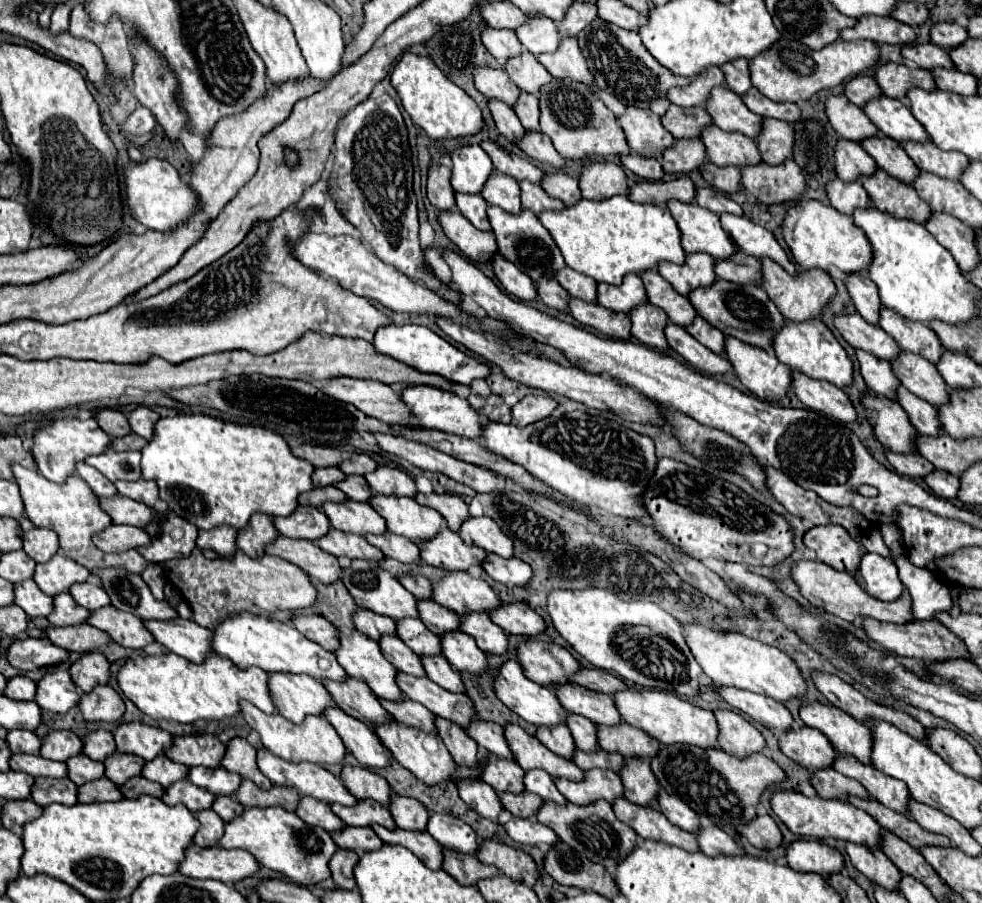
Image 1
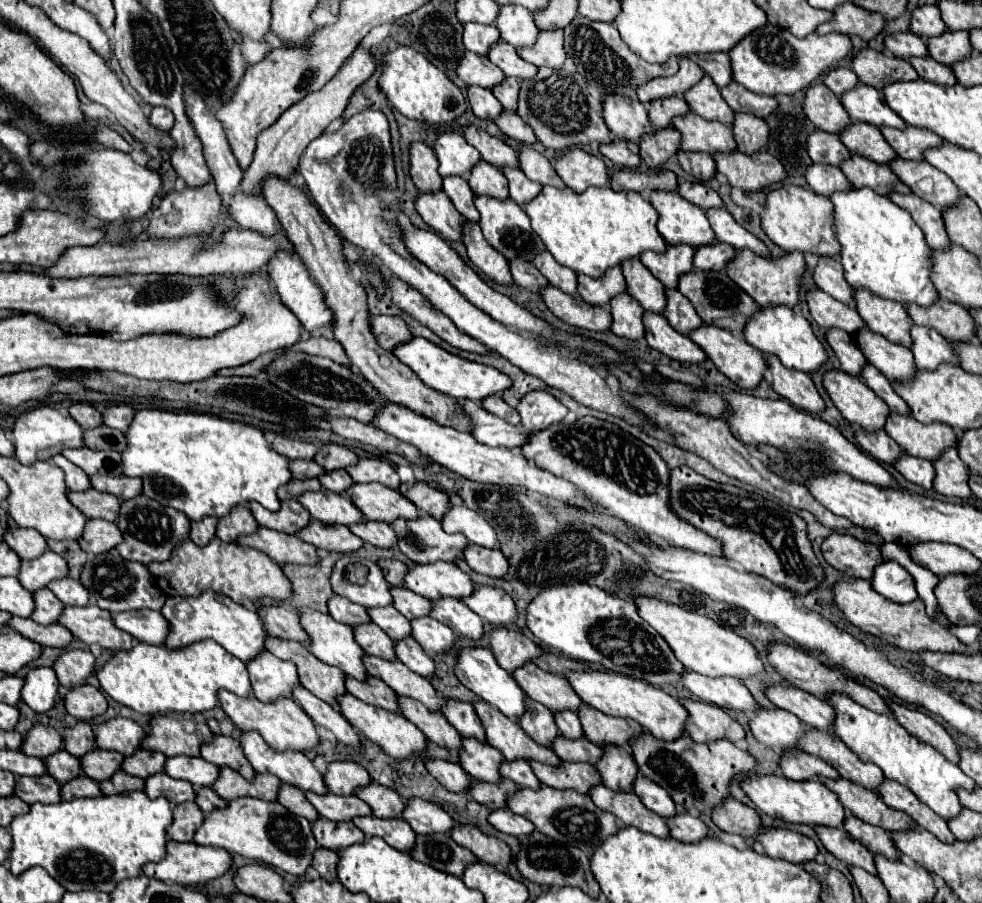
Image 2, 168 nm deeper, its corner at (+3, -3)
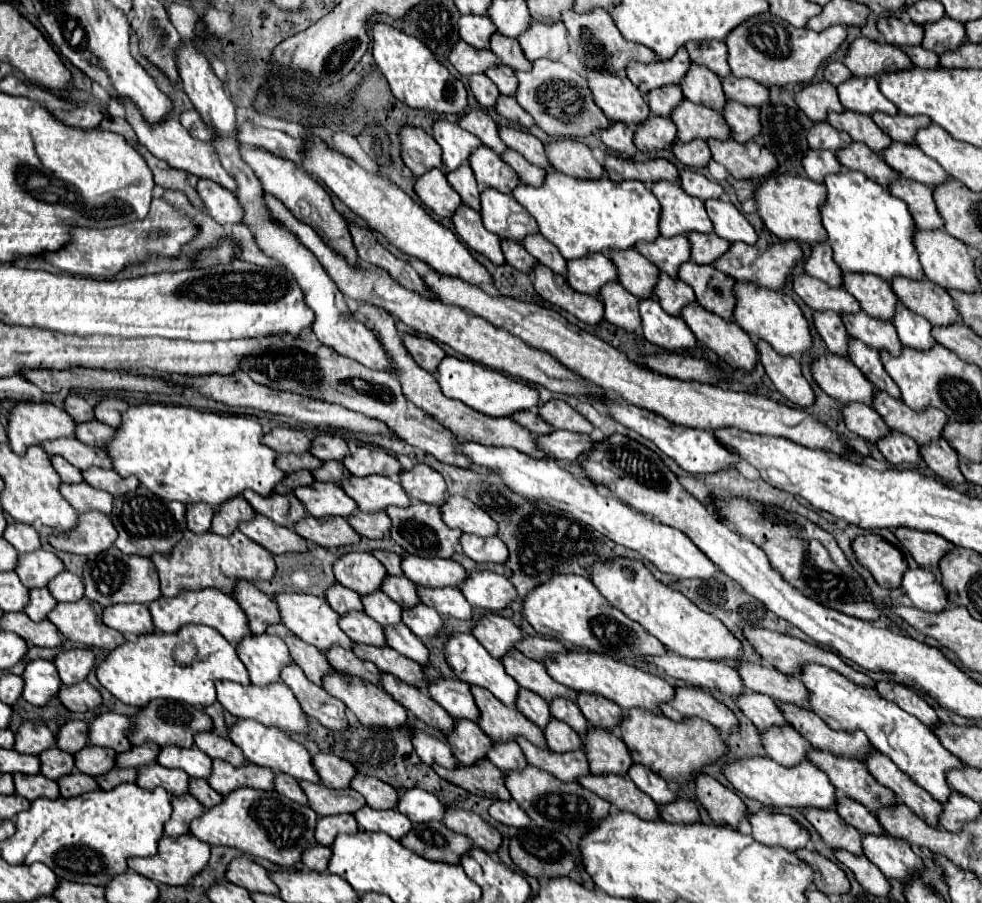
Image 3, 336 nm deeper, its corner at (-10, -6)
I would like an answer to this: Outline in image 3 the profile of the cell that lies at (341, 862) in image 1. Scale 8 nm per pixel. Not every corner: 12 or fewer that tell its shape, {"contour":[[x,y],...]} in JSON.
{"contour":[[317,845],[307,851],[303,865],[325,873],[331,859],[331,847]]}

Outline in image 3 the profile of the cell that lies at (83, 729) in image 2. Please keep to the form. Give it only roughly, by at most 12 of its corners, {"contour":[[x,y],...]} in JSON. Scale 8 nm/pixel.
{"contour":[[69,721],[57,733],[57,747],[75,755],[89,745],[85,721]]}

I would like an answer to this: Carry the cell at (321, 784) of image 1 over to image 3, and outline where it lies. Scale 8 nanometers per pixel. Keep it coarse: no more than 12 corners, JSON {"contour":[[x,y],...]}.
{"contour":[[237,721],[229,739],[243,755],[297,781],[321,783],[311,753],[257,721]]}

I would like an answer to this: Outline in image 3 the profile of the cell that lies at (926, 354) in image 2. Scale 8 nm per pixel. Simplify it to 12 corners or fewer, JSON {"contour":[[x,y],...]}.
{"contour":[[897,305],[893,325],[901,343],[917,351],[937,345],[933,325]]}

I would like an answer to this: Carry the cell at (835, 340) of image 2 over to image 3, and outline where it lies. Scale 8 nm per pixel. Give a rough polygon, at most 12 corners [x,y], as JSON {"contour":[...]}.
{"contour":[[815,311],[831,353],[849,357],[849,333],[837,313]]}

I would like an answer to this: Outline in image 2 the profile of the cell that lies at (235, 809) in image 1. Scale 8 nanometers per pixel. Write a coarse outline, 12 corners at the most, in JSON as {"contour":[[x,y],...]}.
{"contour":[[198,788],[196,800],[200,810],[212,812],[224,808],[222,800],[212,788]]}

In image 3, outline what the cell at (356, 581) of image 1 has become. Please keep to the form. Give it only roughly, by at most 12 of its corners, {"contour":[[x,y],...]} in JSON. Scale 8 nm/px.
{"contour":[[347,553],[335,579],[359,595],[381,589],[385,567],[371,553]]}

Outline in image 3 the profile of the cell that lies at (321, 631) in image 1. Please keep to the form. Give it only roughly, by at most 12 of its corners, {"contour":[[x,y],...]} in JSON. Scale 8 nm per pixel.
{"contour":[[239,581],[233,597],[255,635],[281,623],[277,603]]}

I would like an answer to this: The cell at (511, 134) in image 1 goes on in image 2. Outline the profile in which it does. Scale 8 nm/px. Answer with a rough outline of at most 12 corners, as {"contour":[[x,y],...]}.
{"contour":[[468,86],[472,112],[484,120],[496,118],[502,106],[480,86]]}

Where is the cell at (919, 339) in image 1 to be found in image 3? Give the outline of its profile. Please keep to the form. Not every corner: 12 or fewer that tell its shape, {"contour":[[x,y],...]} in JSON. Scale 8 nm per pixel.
{"contour":[[843,275],[843,287],[873,319],[893,321],[897,295],[877,275]]}

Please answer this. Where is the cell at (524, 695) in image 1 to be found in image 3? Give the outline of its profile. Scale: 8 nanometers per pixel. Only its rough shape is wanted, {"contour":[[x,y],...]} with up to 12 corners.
{"contour":[[453,635],[447,663],[461,681],[515,707],[519,685],[473,635]]}

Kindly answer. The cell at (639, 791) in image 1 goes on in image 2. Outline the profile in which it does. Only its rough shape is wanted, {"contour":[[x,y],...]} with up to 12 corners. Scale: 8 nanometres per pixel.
{"contour":[[604,748],[596,762],[604,786],[632,790],[638,774],[630,750]]}

